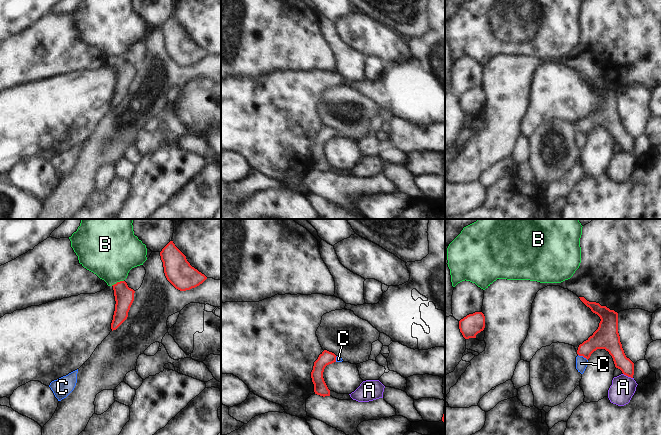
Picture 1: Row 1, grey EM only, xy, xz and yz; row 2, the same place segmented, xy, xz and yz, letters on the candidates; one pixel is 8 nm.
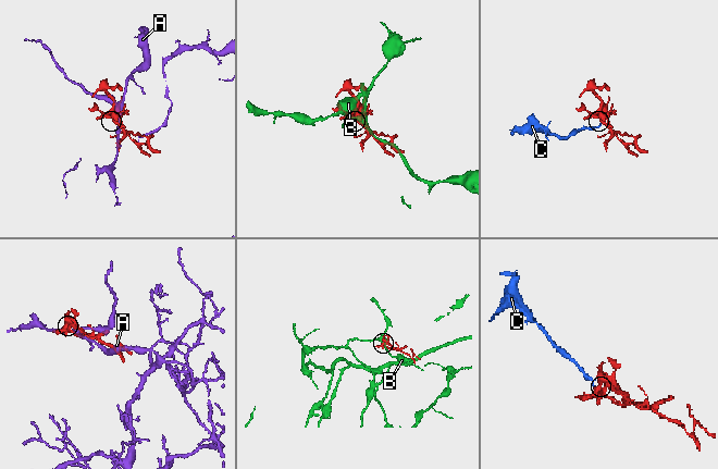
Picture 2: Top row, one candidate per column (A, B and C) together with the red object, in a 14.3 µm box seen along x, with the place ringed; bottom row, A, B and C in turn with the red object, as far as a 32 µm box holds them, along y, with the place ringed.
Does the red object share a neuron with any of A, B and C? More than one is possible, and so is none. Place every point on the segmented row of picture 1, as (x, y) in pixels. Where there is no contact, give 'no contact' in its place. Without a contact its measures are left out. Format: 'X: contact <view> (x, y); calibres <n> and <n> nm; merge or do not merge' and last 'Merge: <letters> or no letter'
A: contact yz (628, 376); calibres 120 and 190 nm; do not merge
B: contact xy (117, 282); calibres 160 and 420 nm; do not merge
C: contact yz (583, 356); calibres 190 and 100 nm; do not merge
Merge: no letter

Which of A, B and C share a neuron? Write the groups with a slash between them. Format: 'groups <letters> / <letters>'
groups A / B / C

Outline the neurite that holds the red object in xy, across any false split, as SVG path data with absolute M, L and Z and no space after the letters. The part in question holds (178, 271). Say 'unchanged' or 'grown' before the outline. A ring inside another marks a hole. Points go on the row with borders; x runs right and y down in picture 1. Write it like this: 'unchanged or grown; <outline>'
unchanged; M173 241L162 249L160 256L167 280L180 291L195 288L207 279L204 274L190 265Z

